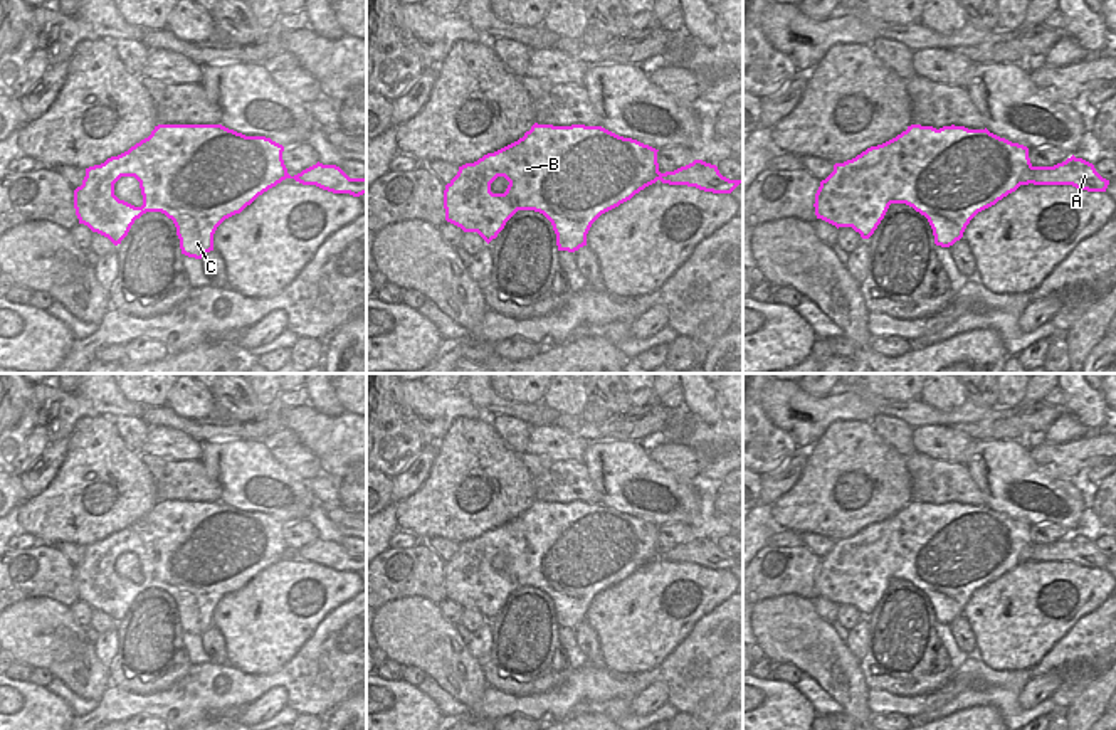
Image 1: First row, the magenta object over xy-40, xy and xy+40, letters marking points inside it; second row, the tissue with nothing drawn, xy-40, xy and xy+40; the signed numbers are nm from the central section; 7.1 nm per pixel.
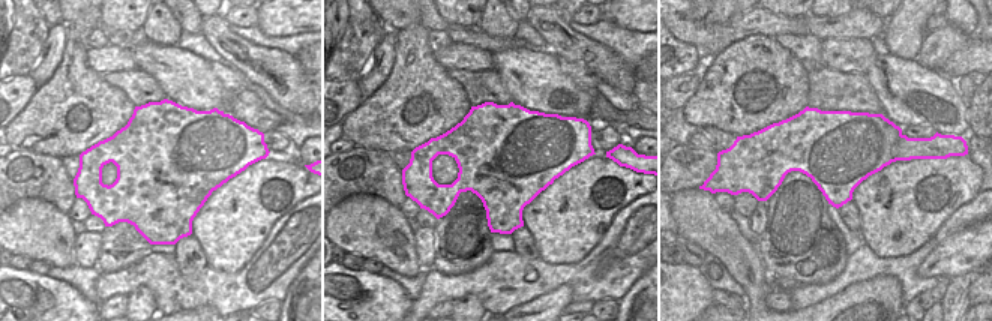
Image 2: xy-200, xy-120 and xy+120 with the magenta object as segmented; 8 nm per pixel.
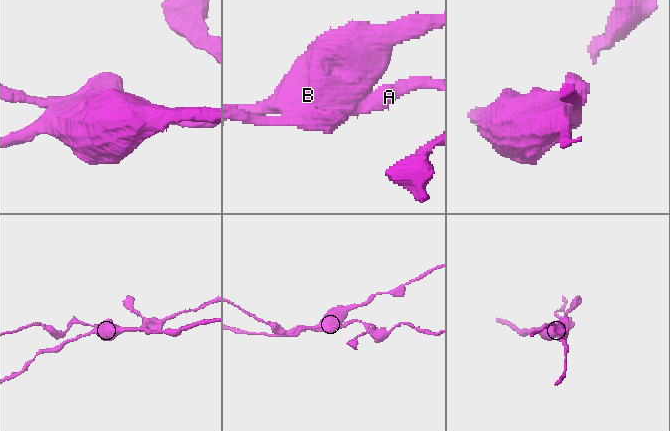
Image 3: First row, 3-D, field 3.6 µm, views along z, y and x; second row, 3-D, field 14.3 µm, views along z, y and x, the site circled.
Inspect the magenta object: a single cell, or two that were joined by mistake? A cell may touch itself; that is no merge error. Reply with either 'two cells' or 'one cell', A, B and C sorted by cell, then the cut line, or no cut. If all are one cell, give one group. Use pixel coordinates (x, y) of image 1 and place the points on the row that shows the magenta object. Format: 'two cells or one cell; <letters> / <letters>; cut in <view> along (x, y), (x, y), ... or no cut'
two cells; A / B C; cut in xy+40 along (1034, 167), (1029, 172), (1027, 182)

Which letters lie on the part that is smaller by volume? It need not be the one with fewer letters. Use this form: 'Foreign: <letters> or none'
Foreign: A

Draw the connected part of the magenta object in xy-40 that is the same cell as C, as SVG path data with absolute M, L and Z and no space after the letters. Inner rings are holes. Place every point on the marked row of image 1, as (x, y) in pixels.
M158 124L151 135L128 151L86 168L82 185L74 190L79 224L108 237L114 246L146 212L161 212L173 220L182 254L202 259L213 251L213 234L229 217L240 214L259 195L292 178L282 160L284 146L266 136L245 136L222 124ZM121 177L140 182L143 205L134 207L114 195Z

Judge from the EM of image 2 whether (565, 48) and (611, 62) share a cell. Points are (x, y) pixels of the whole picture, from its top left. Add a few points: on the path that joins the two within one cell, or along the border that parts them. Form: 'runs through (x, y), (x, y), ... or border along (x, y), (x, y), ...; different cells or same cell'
runs through (577, 48), (590, 53), (599, 60); same cell

